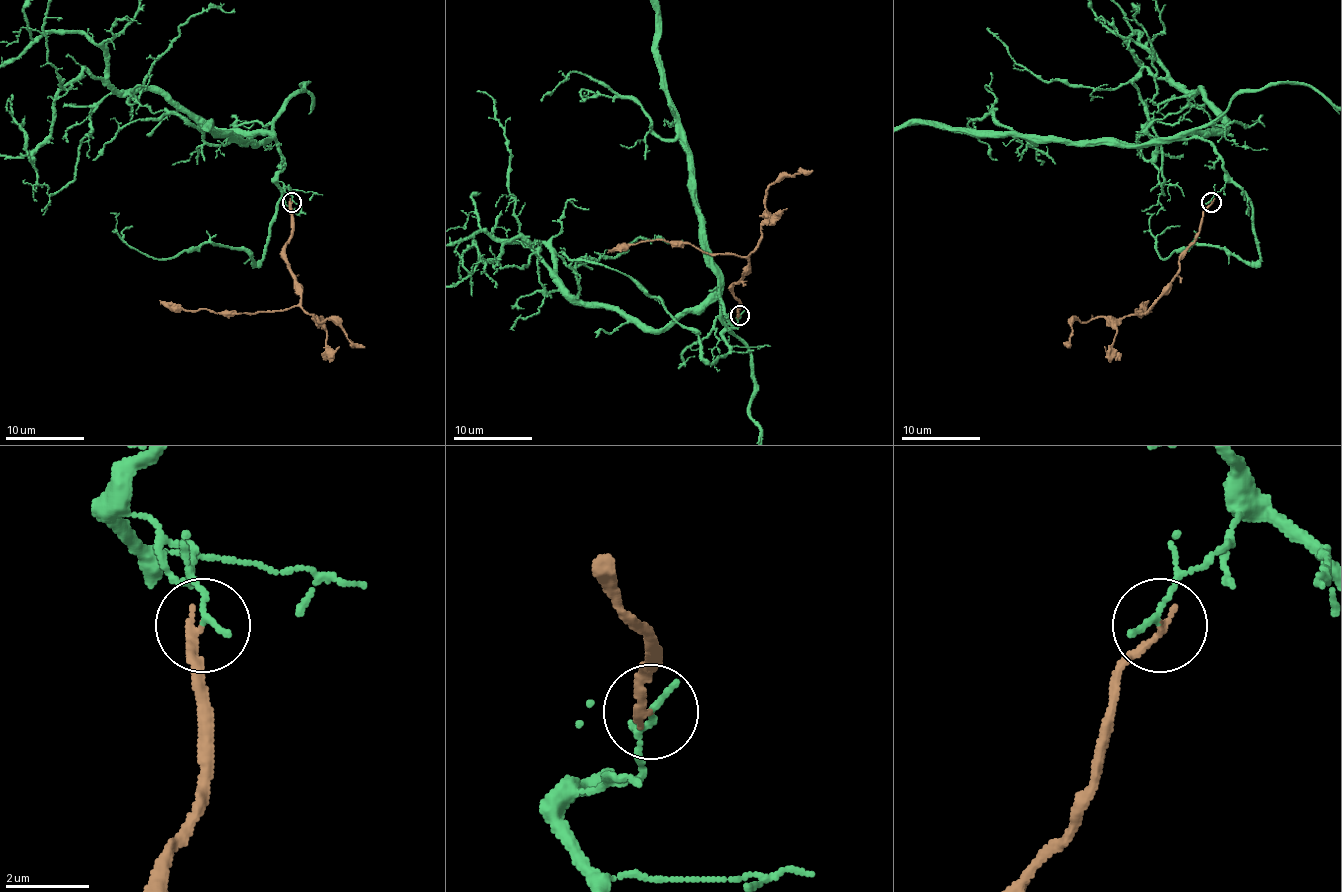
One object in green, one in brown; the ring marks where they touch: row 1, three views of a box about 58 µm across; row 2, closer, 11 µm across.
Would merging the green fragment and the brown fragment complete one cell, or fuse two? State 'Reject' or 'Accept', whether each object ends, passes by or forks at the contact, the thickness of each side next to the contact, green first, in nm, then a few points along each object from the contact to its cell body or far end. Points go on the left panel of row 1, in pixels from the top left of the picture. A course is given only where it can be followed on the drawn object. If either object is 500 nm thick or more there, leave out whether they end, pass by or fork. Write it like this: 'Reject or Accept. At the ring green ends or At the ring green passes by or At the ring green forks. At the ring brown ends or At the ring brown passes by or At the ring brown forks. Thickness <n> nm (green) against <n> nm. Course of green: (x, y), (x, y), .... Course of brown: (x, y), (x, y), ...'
Reject. At the ring green ends. At the ring brown ends. Thickness 150 nm (green) against 180 nm. Course of brown: (291, 201), (285, 253), (301, 298), (295, 306), (220, 313), (171, 308), (160, 300)

